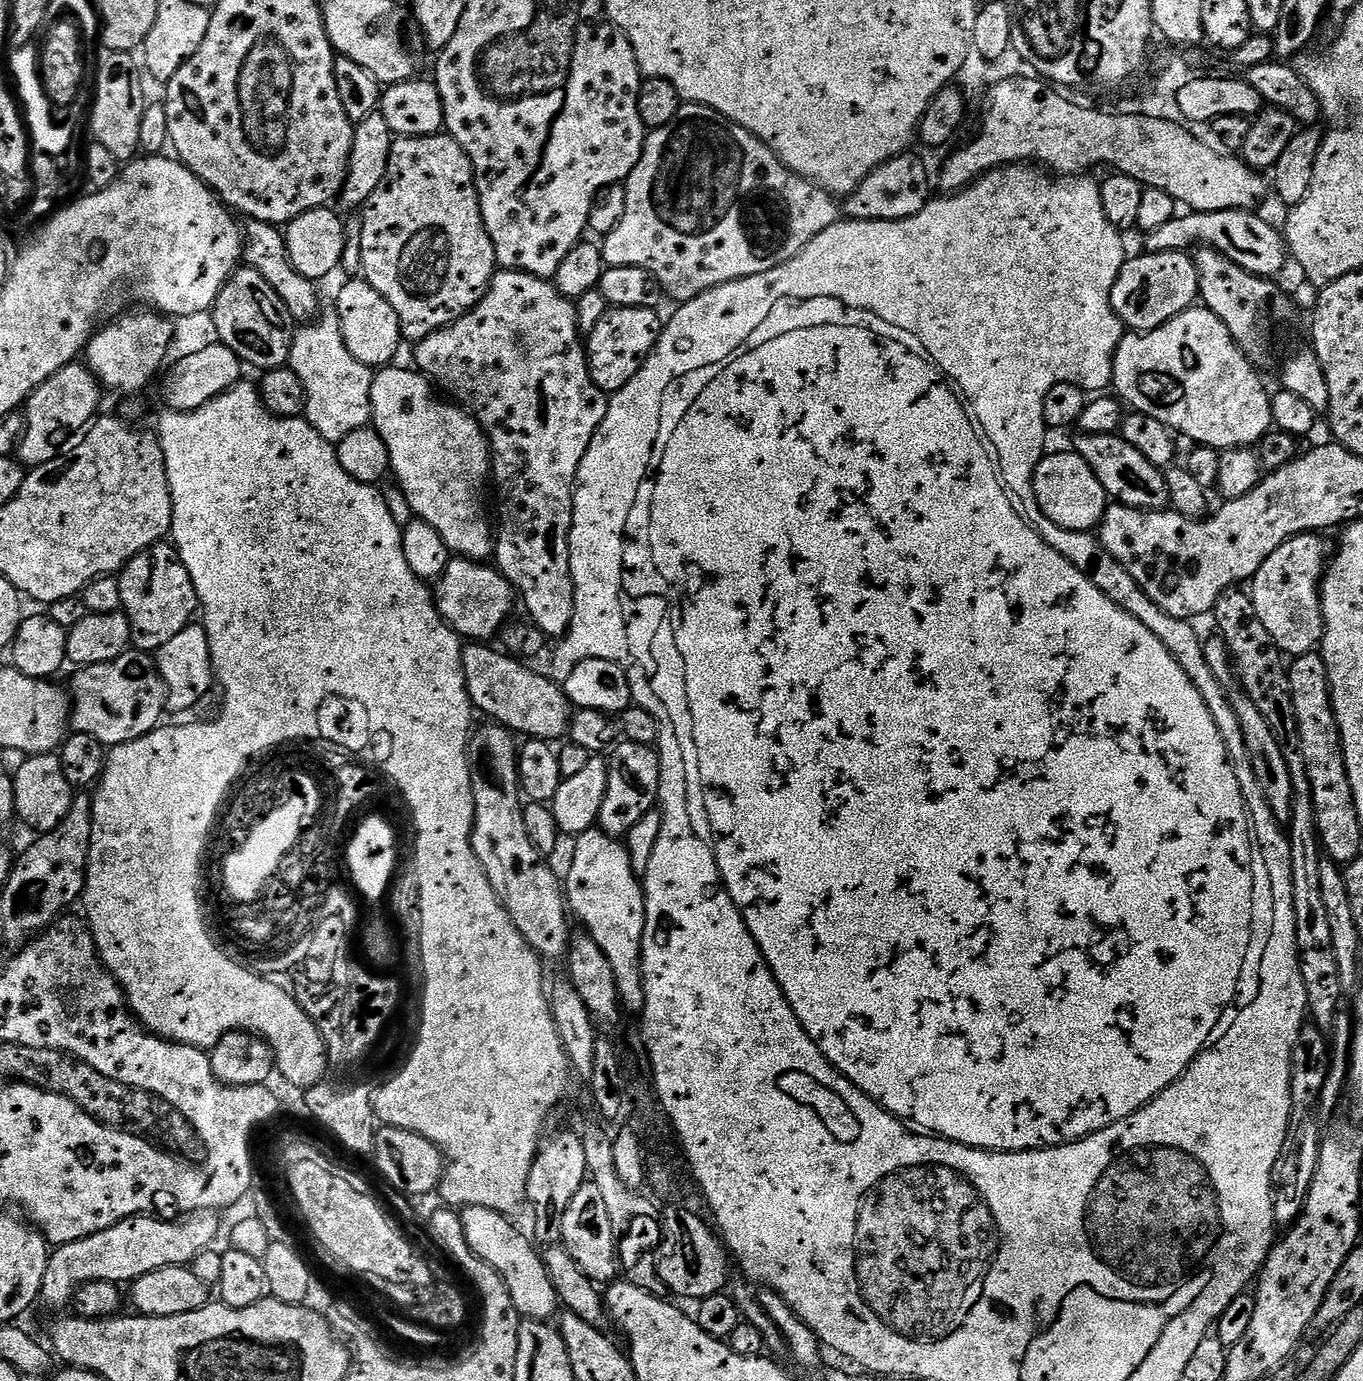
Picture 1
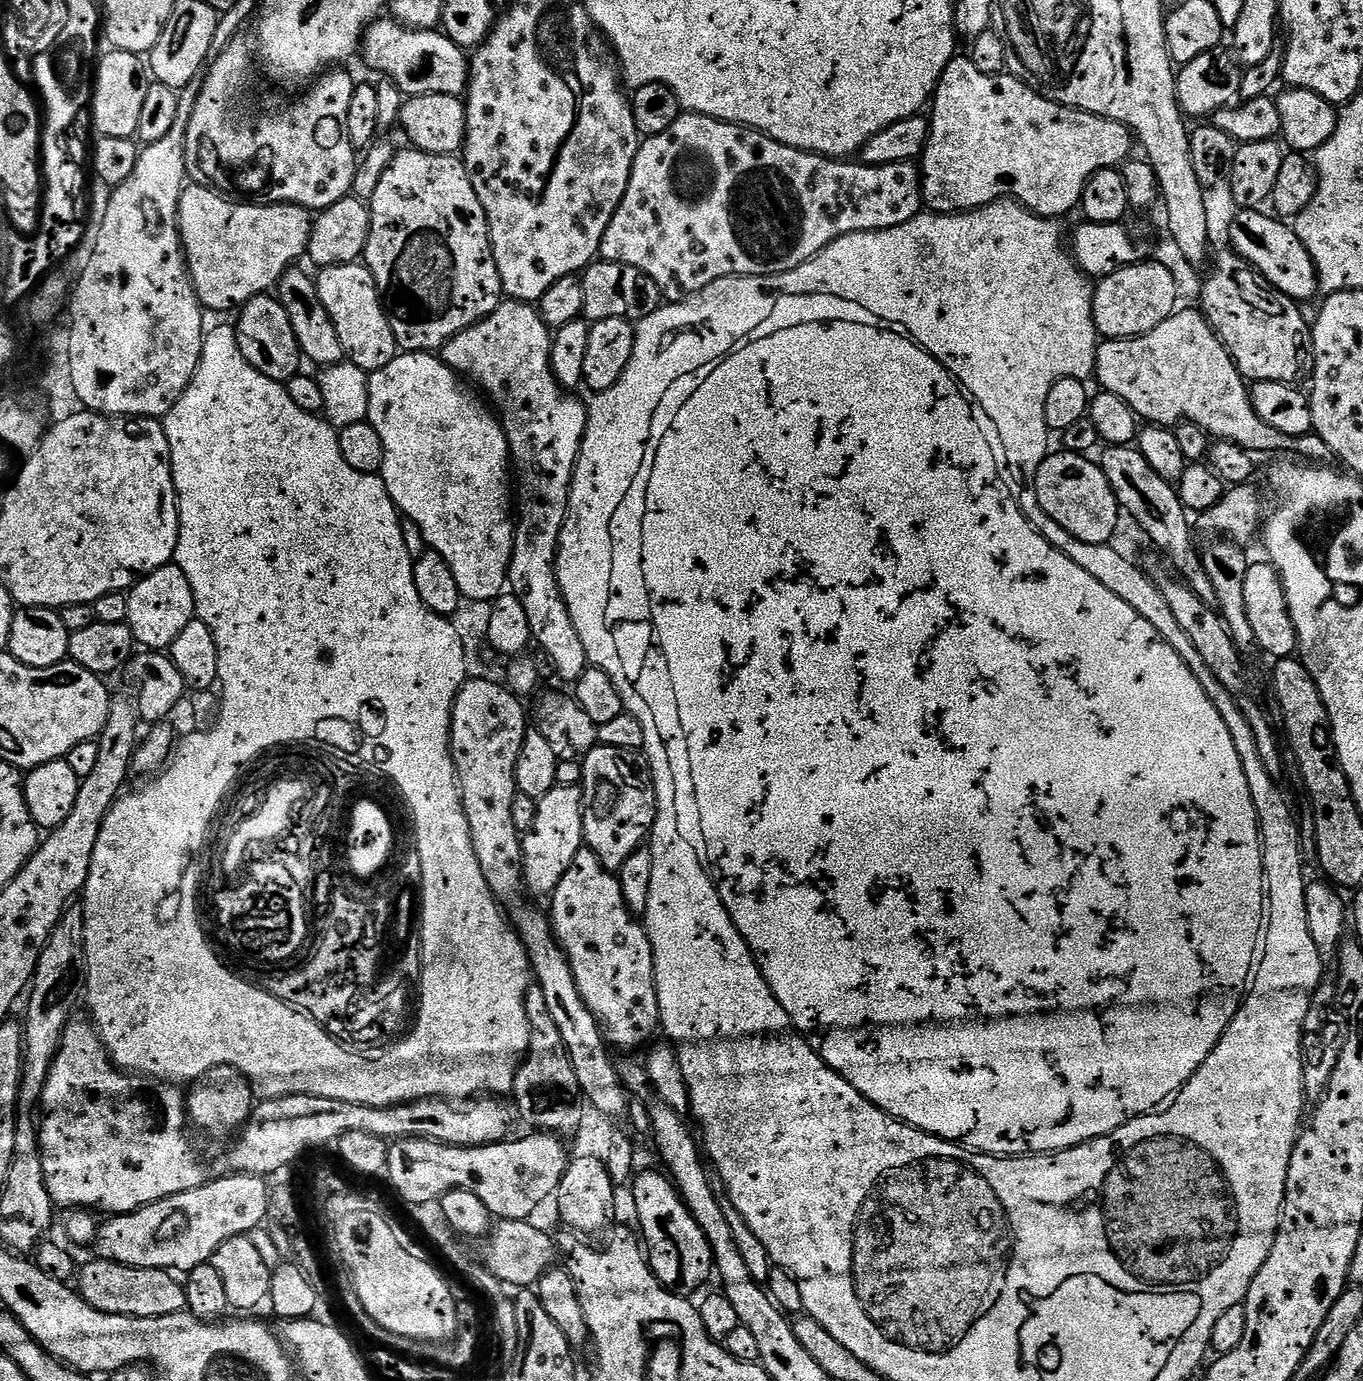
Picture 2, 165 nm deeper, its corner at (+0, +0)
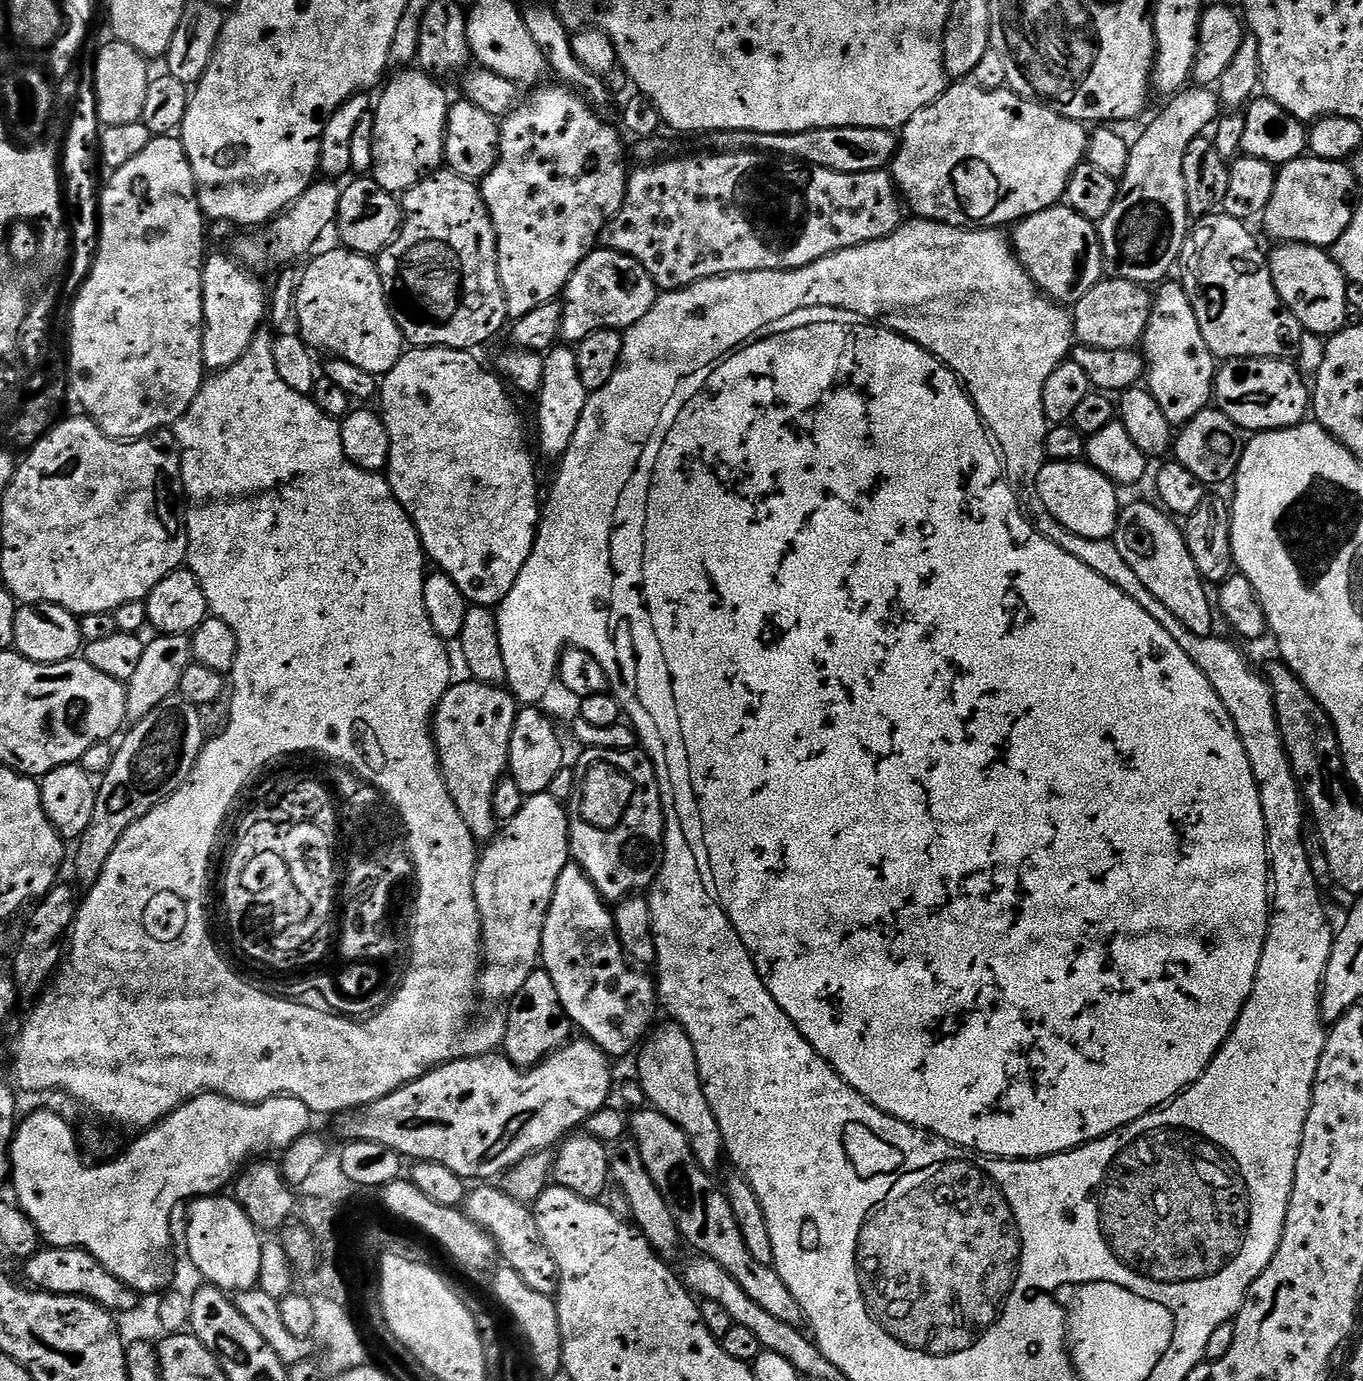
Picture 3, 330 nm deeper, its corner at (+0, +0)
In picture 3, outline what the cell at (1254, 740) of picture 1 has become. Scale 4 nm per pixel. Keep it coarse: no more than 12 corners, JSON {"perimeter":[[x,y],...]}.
{"perimeter":[[1125,503],[1118,554],[1186,630],[1213,635],[1214,600],[1181,525]]}

